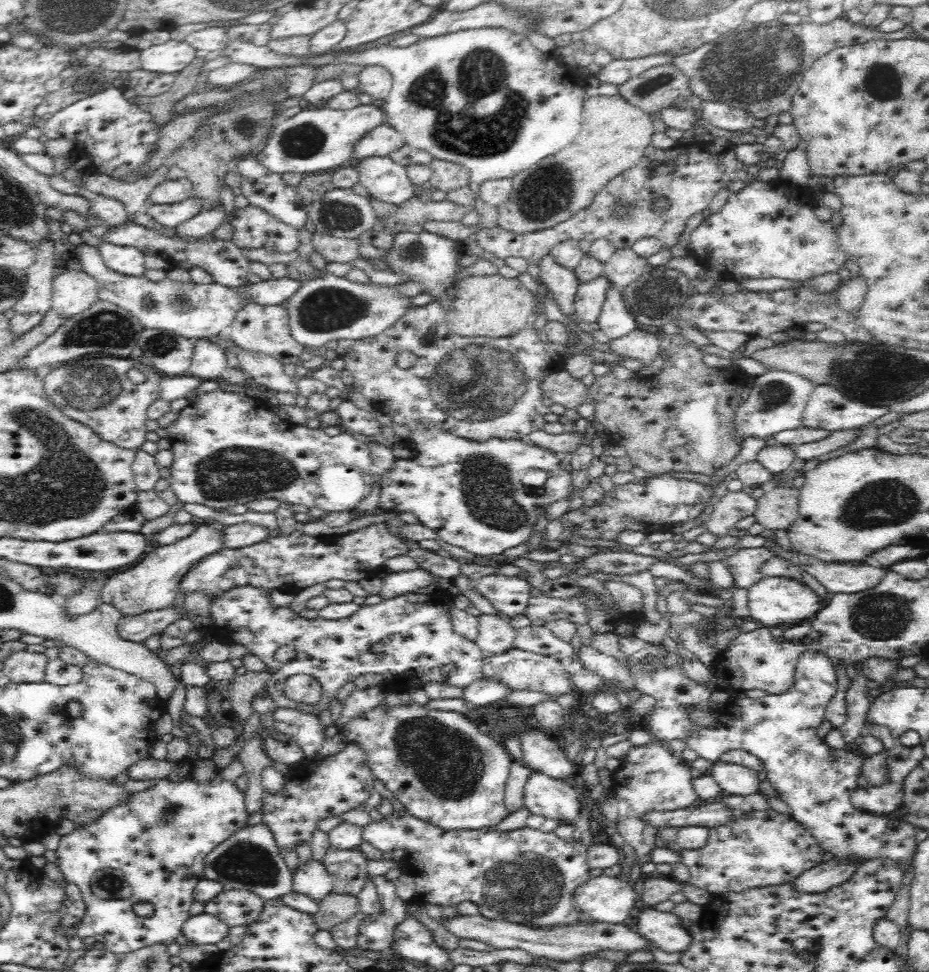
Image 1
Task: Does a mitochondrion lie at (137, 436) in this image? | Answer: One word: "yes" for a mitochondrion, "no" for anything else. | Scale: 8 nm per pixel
no

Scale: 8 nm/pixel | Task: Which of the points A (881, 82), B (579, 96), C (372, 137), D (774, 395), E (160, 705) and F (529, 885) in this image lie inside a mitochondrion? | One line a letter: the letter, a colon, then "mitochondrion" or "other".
A: mitochondrion
B: other
C: other
D: mitochondrion
E: other
F: mitochondrion

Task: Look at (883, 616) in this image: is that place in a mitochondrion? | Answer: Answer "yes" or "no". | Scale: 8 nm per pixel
yes

